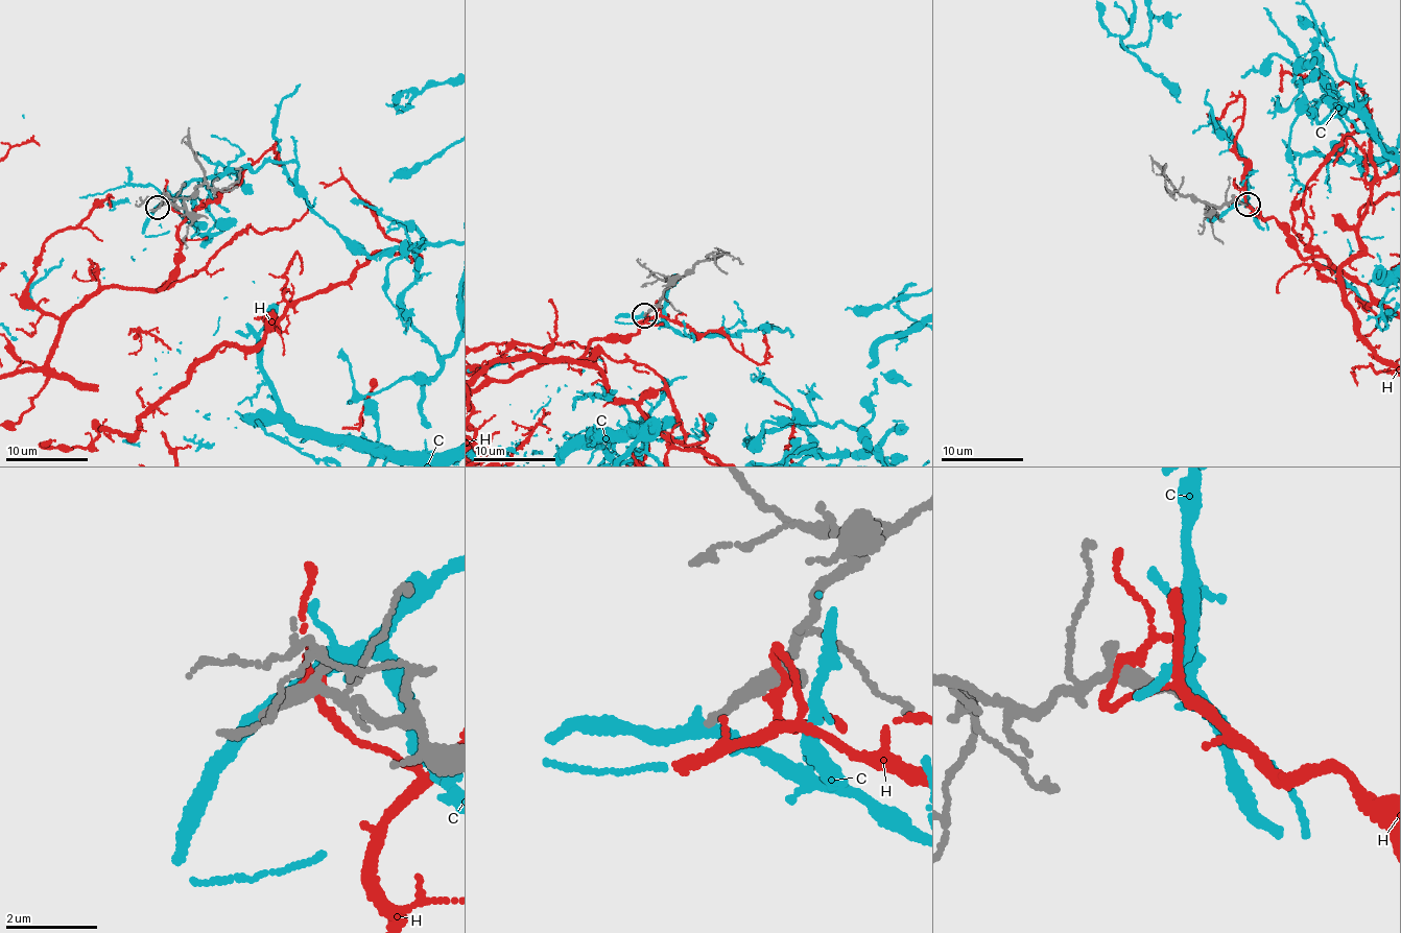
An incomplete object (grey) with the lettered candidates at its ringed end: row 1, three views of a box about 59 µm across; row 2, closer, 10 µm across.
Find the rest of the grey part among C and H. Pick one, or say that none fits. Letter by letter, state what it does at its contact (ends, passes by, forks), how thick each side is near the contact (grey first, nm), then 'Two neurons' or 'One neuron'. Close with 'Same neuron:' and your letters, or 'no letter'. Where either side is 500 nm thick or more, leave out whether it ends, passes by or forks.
C: It passes by. Thickness 200 nm (grey) against 300 nm. Two neurons
H: It passes by. Thickness 300 nm (grey) against 160 nm. Two neurons
Same neuron: no letter

